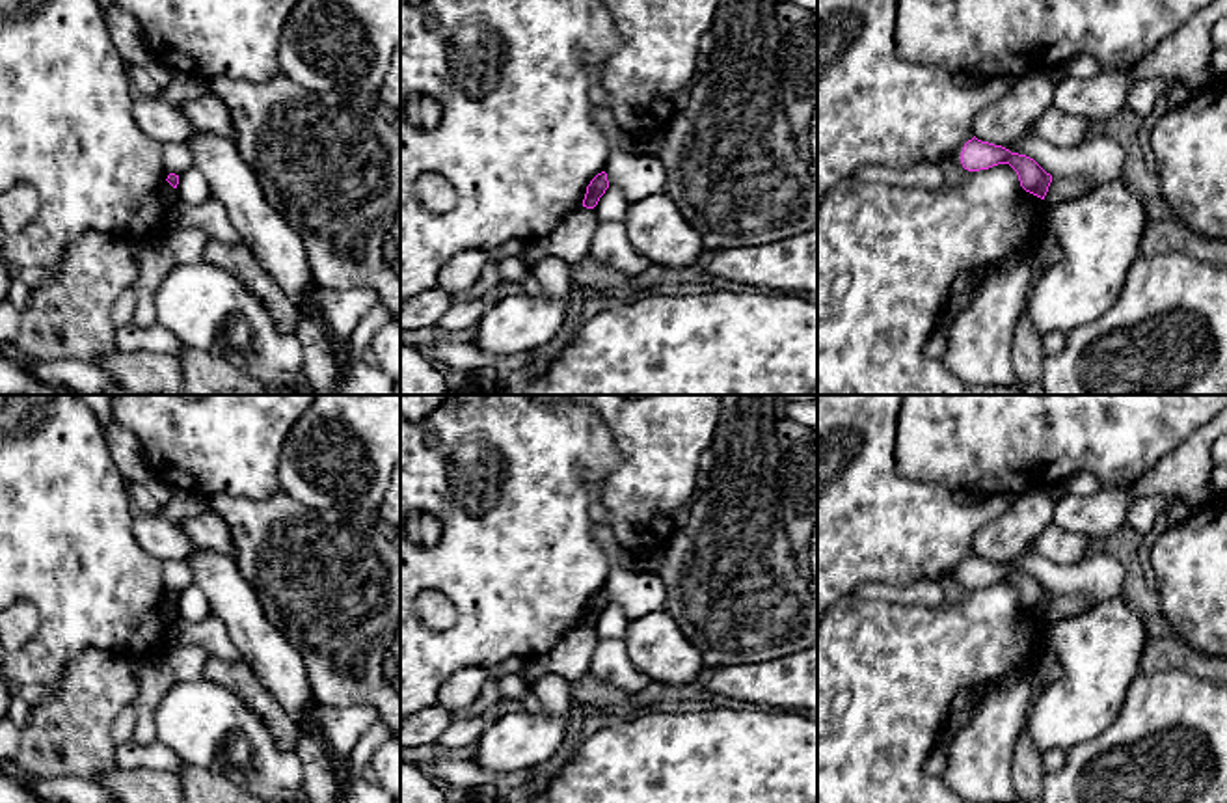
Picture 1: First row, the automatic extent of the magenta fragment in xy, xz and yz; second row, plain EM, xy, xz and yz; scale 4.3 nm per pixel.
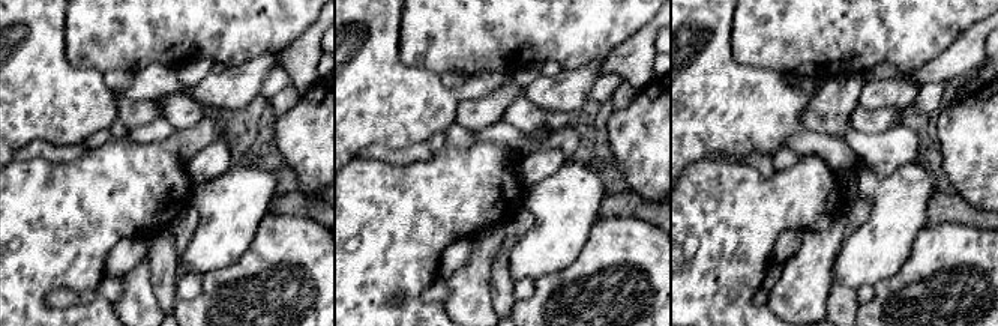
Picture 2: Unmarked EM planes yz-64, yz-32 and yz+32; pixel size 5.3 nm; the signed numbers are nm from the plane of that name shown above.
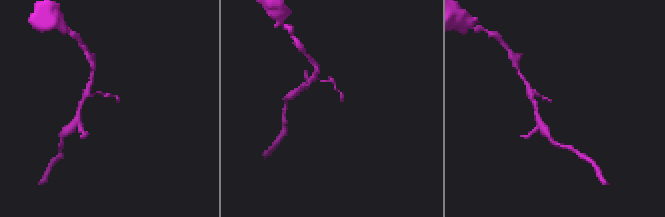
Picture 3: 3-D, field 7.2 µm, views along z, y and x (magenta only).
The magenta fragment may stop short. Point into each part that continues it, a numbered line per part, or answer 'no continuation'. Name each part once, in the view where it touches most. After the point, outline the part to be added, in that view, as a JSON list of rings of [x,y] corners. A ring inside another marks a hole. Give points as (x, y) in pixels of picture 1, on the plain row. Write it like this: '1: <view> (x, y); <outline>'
no continuation

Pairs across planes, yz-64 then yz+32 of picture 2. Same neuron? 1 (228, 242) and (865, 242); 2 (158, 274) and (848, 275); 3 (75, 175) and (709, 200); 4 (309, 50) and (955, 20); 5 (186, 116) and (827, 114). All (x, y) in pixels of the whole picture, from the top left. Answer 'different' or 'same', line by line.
1: same
2: different
3: same
4: different
5: different

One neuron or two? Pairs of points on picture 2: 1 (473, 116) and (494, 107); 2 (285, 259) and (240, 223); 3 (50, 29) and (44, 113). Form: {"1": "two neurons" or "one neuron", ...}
{"1": "one neuron", "2": "two neurons", "3": "one neuron"}

